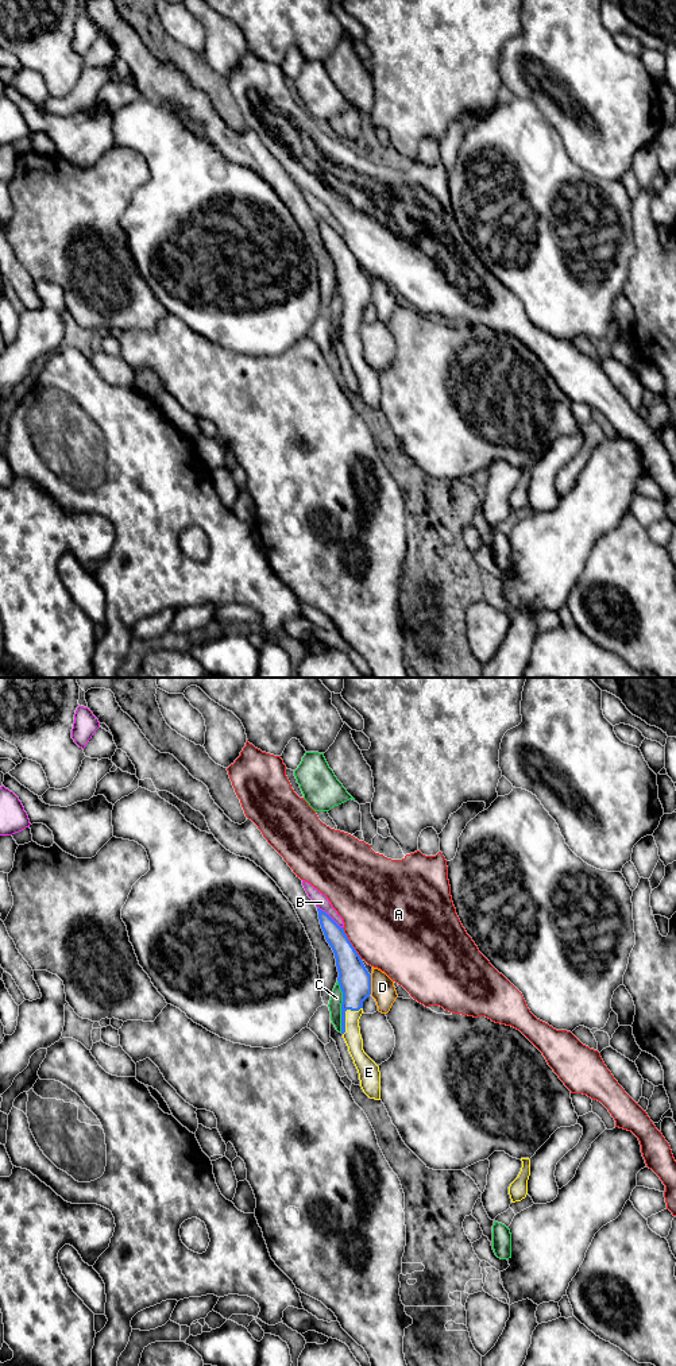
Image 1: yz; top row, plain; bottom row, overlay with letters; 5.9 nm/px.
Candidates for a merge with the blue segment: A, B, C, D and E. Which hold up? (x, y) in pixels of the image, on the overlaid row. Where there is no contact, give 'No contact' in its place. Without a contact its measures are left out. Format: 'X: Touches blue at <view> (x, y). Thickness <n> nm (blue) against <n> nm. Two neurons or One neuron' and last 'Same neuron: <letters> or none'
A: Touches blue at yz (351, 944). Thickness 190 nm (blue) against 500 nm. Two neurons
B: Touches blue at yz (328, 915). Thickness 130 nm (blue) against 90 nm. Two neurons
C: Touches blue at yz (342, 1006). Thickness 190 nm (blue) against 80 nm. Two neurons
D: Touches blue at yz (370, 984). Thickness 190 nm (blue) against 140 nm. Two neurons
E: Touches blue at yz (344, 1015). Thickness 190 nm (blue) against 100 nm. One neuron
Same neuron: E

